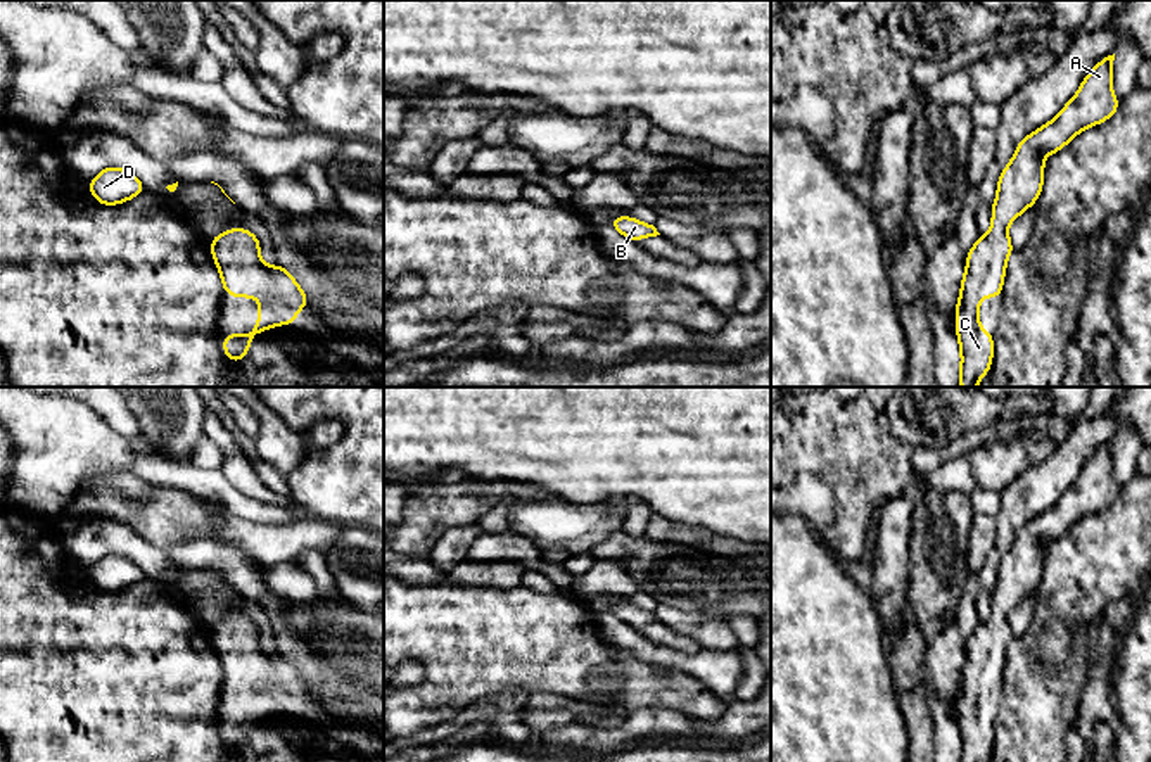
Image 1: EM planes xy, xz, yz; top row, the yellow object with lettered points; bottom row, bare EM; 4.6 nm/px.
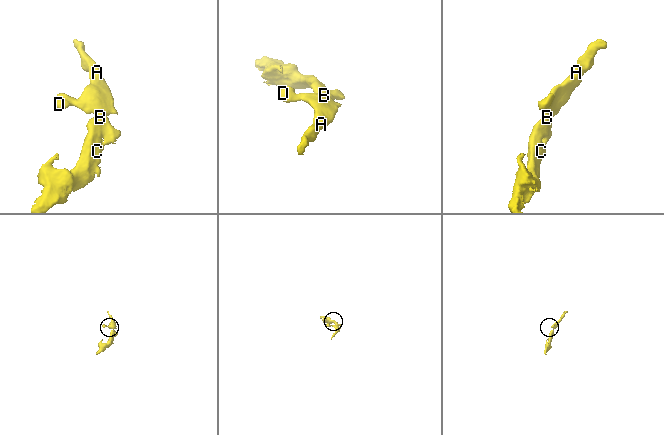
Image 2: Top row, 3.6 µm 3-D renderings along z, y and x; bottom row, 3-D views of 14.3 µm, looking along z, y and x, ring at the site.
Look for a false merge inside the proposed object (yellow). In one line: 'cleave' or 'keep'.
keep

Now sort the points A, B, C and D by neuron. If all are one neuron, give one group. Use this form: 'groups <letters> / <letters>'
groups A B C D

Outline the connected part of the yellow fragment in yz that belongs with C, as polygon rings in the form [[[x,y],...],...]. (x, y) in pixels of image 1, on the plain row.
[[[1115,441],[1104,444],[1084,465],[1075,484],[1058,503],[1023,525],[1002,556],[992,591],[992,615],[980,622],[966,645],[966,658],[956,693],[956,722],[961,736],[959,762],[987,762],[994,724],[978,710],[982,684],[1002,683],[1006,650],[1014,638],[1008,612],[1032,594],[1044,572],[1044,544],[1059,539],[1085,515],[1110,506],[1120,489],[1111,473]]]

